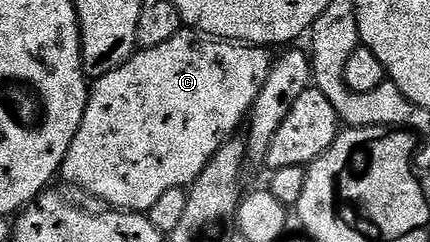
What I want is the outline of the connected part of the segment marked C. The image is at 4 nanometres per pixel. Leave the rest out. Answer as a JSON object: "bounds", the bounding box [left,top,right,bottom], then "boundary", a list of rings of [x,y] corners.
{"bounds":[62,30,273,214],"boundary":[[[180,30],[176,36],[169,38],[169,42],[161,42],[161,46],[136,51],[135,55],[129,57],[117,70],[98,77],[94,81],[87,97],[87,109],[81,118],[81,126],[63,159],[62,179],[65,178],[69,183],[84,188],[89,195],[104,200],[107,203],[104,205],[110,206],[112,209],[146,214],[153,206],[153,202],[157,202],[157,198],[161,198],[161,194],[165,194],[165,190],[190,186],[201,174],[201,170],[205,170],[209,158],[213,158],[213,154],[217,154],[219,147],[236,135],[235,130],[238,127],[240,129],[246,121],[252,104],[264,86],[265,78],[268,77],[273,63],[272,55],[268,52],[270,51],[266,47],[260,45],[212,40],[194,30]]]}

